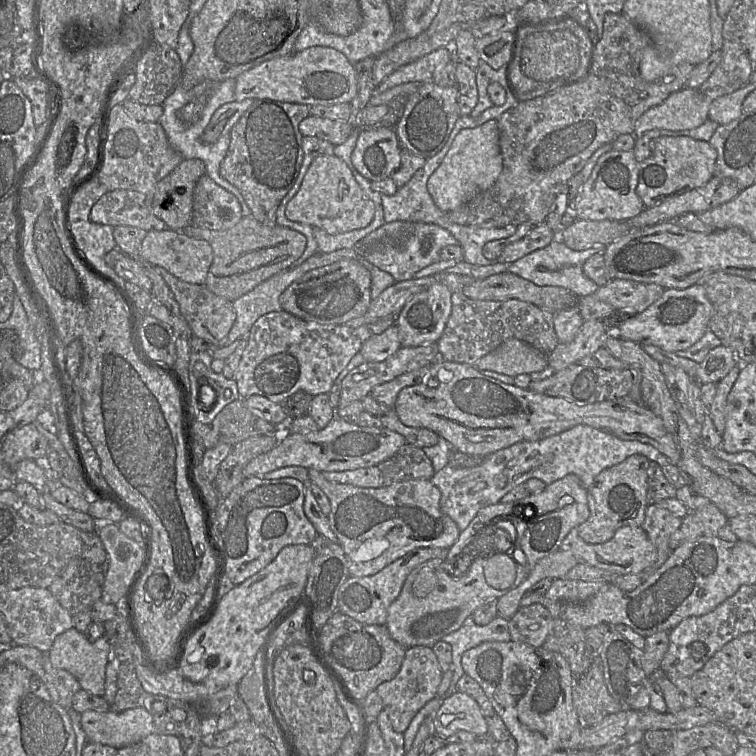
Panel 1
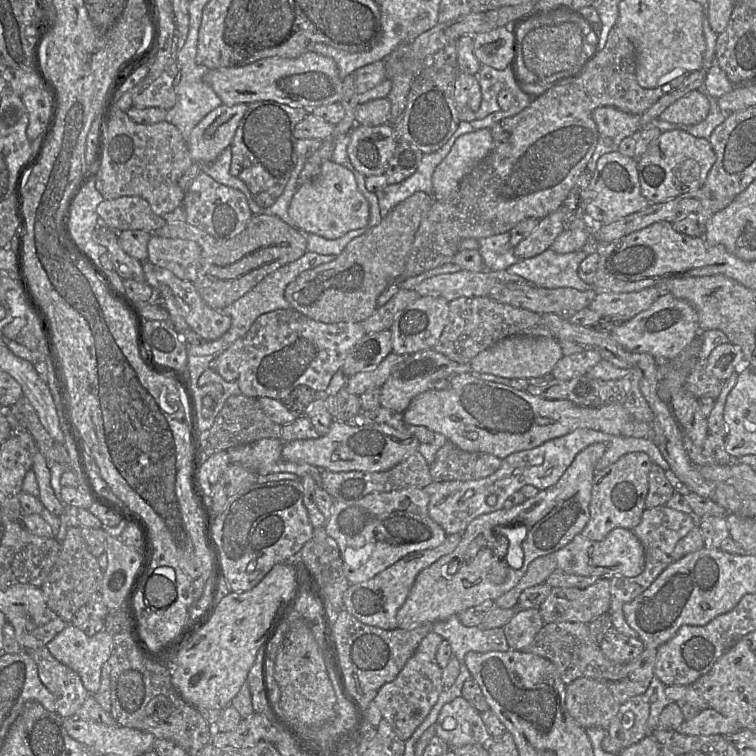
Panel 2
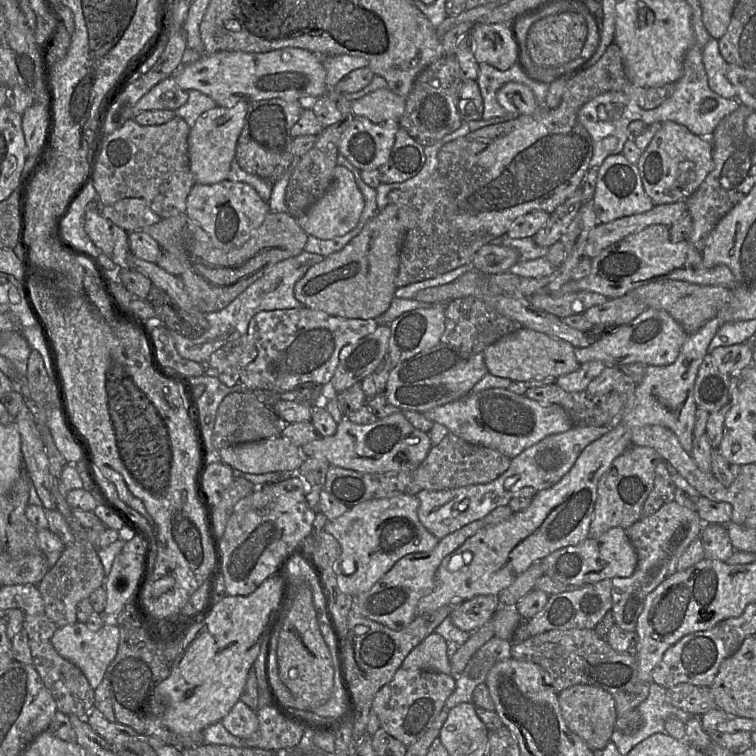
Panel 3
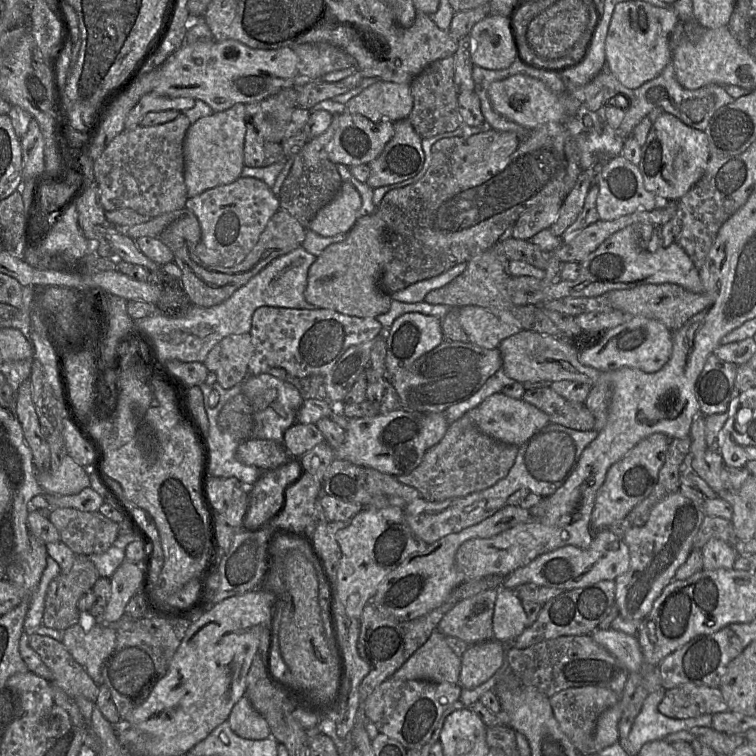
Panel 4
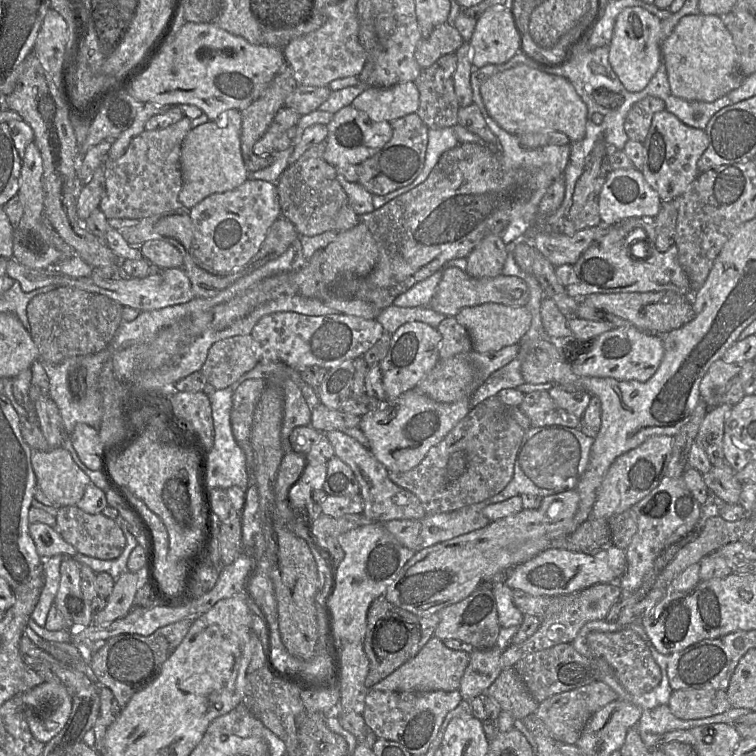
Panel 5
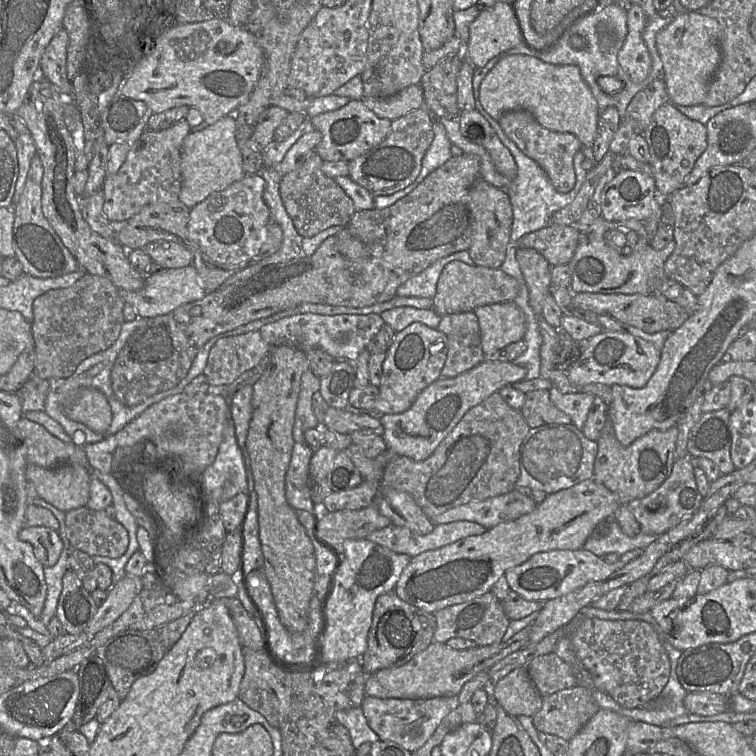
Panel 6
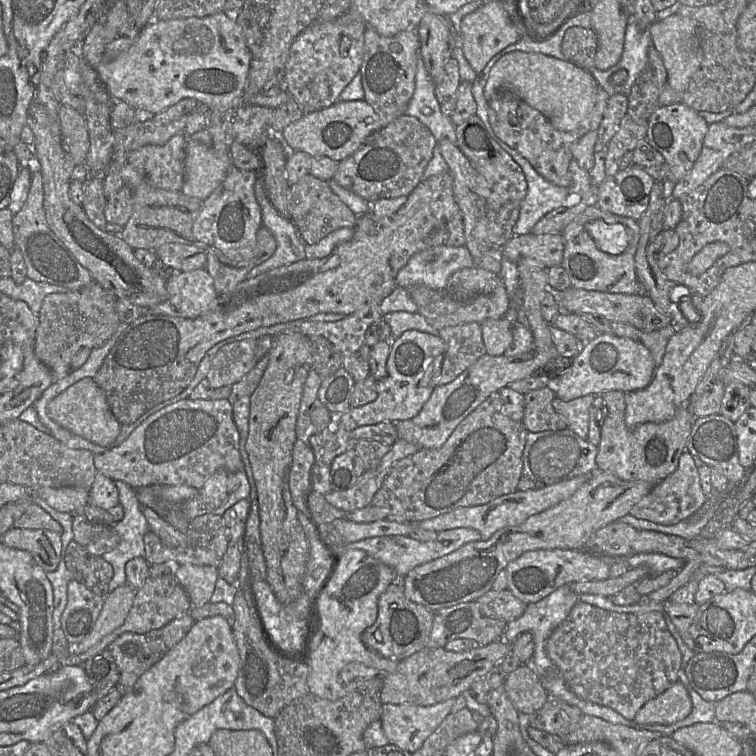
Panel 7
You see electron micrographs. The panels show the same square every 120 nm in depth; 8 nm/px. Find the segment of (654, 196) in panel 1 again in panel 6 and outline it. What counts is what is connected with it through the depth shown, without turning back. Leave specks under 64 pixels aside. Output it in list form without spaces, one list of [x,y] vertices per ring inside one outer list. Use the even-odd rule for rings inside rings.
[[[668,102],[654,112],[643,135],[649,147],[649,164],[652,167],[658,196],[668,198],[684,186],[684,181],[691,173],[696,160],[706,149],[706,124],[688,118],[673,103]]]

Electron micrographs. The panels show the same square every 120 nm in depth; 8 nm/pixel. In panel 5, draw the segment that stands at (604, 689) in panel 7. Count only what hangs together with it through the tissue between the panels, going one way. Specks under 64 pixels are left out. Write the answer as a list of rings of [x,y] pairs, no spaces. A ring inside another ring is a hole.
[[[633,630],[617,632],[592,631],[587,635],[587,645],[595,658],[604,659],[622,687],[633,696],[652,691],[661,681],[661,669],[653,659],[646,642]]]

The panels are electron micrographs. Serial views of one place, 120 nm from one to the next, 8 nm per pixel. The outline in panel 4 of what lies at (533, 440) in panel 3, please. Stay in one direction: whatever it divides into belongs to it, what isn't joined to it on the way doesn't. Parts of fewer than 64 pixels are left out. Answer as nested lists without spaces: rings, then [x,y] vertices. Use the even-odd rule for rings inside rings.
[[[501,392],[487,397],[478,407],[468,412],[483,433],[500,442],[518,447],[550,423],[549,416],[536,406],[522,398],[514,399]]]

